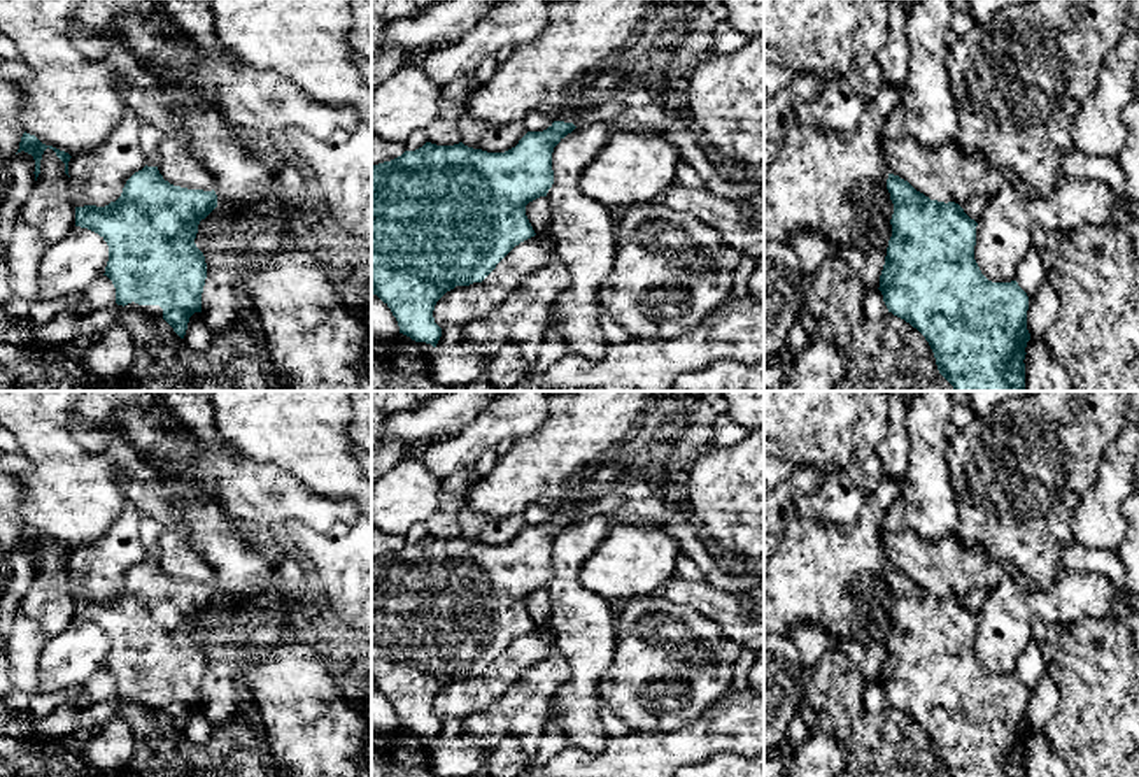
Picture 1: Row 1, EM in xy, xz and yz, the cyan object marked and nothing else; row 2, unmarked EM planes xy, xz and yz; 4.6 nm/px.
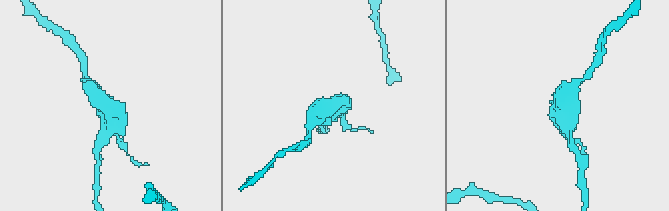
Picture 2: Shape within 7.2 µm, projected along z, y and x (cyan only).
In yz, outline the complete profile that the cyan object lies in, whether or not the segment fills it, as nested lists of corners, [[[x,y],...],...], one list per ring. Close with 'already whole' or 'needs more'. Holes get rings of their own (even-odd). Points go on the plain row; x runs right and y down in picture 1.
[[[888,567],[887,582],[894,596],[892,630],[878,682],[888,705],[904,712],[925,730],[939,766],[950,777],[1025,777],[1023,752],[1030,733],[1027,723],[1029,689],[1016,674],[992,675],[981,667],[974,652],[978,616],[959,596],[930,593],[899,568]]]; already whole

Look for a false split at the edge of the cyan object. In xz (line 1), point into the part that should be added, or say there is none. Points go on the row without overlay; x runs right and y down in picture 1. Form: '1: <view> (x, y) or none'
1: none

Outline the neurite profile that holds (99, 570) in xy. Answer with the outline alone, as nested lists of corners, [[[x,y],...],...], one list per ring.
[[[130,502],[96,544],[70,551],[68,568],[74,589],[96,600],[105,600],[121,589],[126,574],[145,560],[138,531],[140,519],[140,510]]]

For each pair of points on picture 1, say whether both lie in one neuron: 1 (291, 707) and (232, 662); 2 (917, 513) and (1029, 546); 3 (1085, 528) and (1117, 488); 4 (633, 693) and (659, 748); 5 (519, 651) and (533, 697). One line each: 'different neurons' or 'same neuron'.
1: different neurons
2: different neurons
3: same neuron
4: different neurons
5: different neurons

